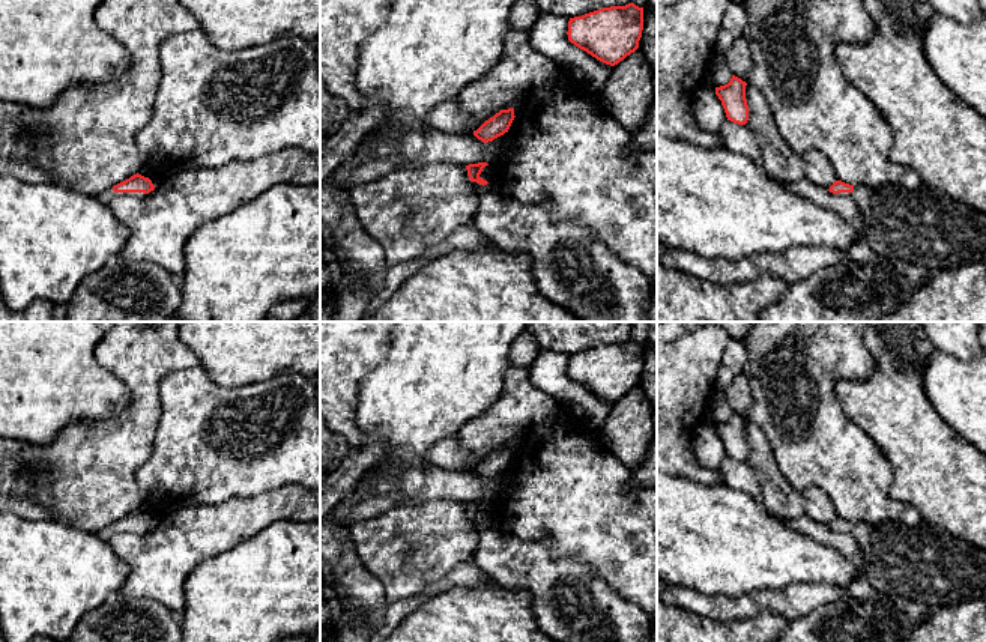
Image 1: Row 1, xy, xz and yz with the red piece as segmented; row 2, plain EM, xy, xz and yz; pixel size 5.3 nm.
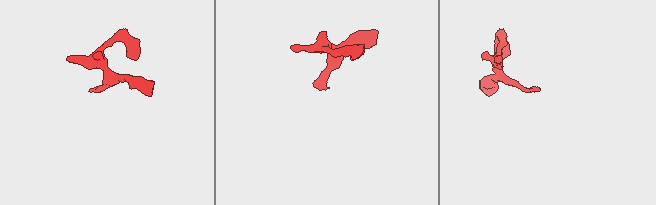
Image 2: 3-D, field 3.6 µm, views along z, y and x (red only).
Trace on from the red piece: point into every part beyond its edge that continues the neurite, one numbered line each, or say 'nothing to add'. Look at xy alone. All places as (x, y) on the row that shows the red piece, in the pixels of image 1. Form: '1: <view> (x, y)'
1: xy (107, 196)

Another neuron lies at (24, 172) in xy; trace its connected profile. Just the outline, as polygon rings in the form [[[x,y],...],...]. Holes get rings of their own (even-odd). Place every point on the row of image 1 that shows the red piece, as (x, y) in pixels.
[[[0,158],[0,176],[12,176],[26,183],[39,183],[45,174],[38,167],[18,161]]]

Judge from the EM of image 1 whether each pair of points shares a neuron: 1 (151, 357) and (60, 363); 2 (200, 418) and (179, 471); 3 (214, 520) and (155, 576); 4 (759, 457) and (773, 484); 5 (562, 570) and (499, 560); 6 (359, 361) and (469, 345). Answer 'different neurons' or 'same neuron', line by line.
1: different neurons
2: same neuron
3: same neuron
4: same neuron
5: same neuron
6: different neurons

